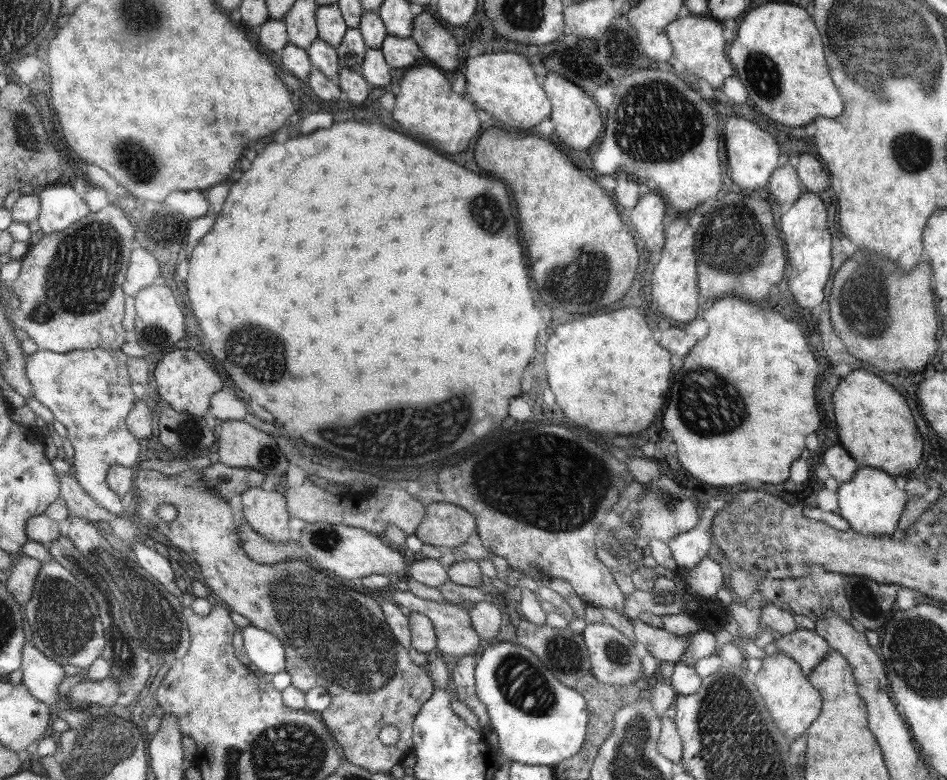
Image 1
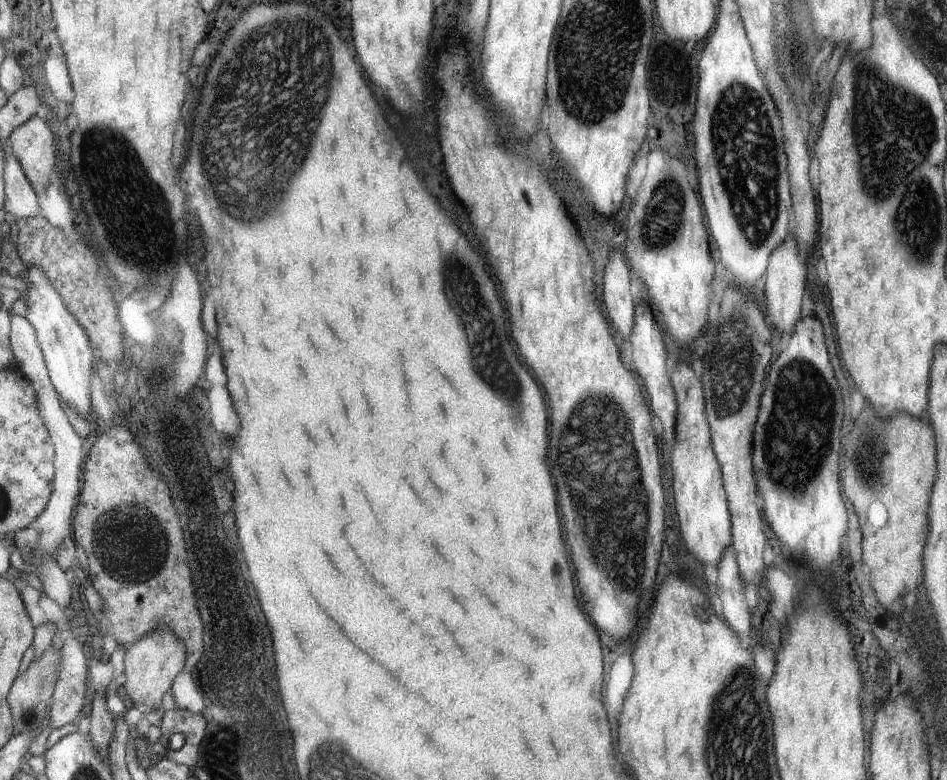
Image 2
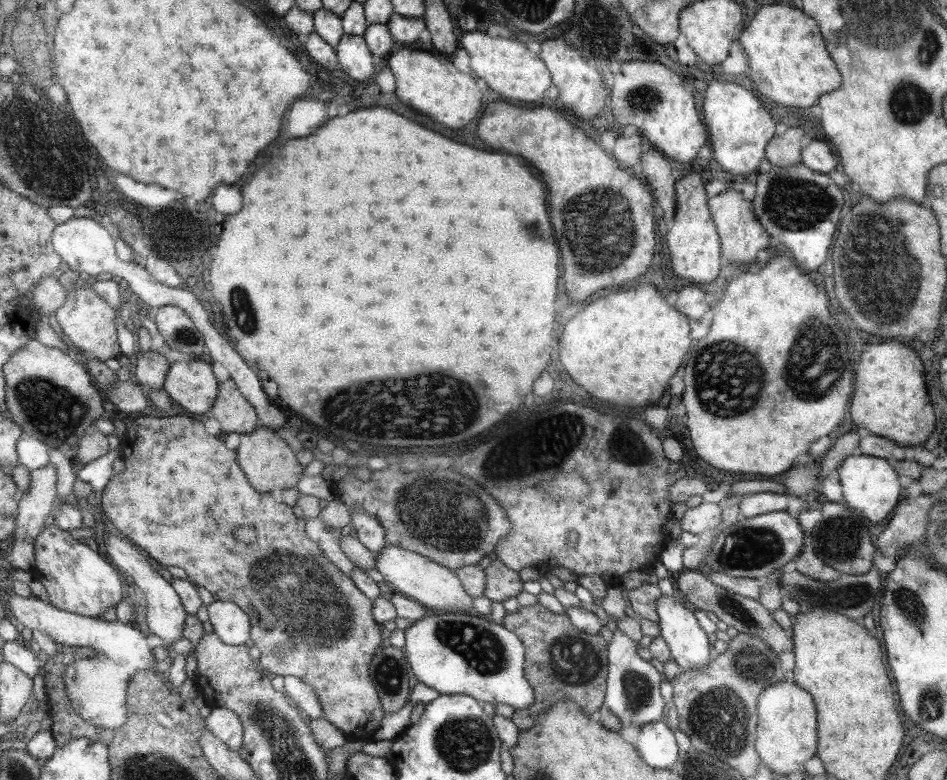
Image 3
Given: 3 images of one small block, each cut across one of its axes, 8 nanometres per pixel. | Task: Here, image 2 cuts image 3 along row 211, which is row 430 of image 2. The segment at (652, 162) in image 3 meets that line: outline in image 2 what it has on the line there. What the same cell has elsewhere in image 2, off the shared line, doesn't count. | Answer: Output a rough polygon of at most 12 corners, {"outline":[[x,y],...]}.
{"outline":[[636,306],[630,343],[660,438],[674,447],[677,400],[658,316]]}

